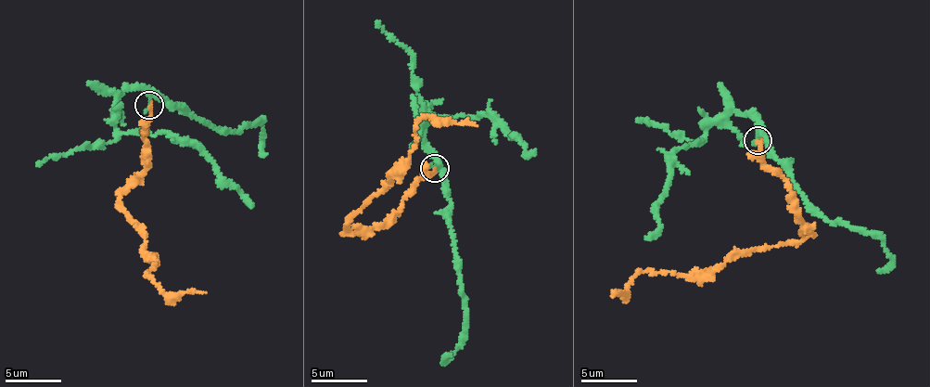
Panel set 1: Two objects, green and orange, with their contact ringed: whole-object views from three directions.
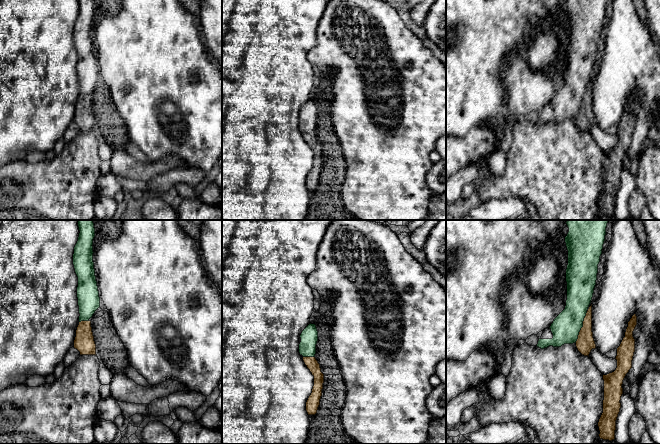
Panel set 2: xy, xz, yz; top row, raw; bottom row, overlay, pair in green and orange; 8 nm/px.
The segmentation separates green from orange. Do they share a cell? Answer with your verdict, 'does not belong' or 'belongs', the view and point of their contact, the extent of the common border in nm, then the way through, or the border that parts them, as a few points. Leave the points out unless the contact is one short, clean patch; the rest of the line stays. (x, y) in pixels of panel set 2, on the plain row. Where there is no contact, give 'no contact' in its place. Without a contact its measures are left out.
does not belong; contact yz (582, 102); length 280 nm; border yz (587, 87), (583, 102), (575, 118)

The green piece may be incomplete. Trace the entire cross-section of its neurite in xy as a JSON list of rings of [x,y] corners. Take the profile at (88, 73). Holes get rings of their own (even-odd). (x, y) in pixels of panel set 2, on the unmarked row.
[[[78,0],[79,13],[74,23],[73,41],[78,53],[79,98],[89,97],[100,83],[100,73],[93,38],[94,0]]]

